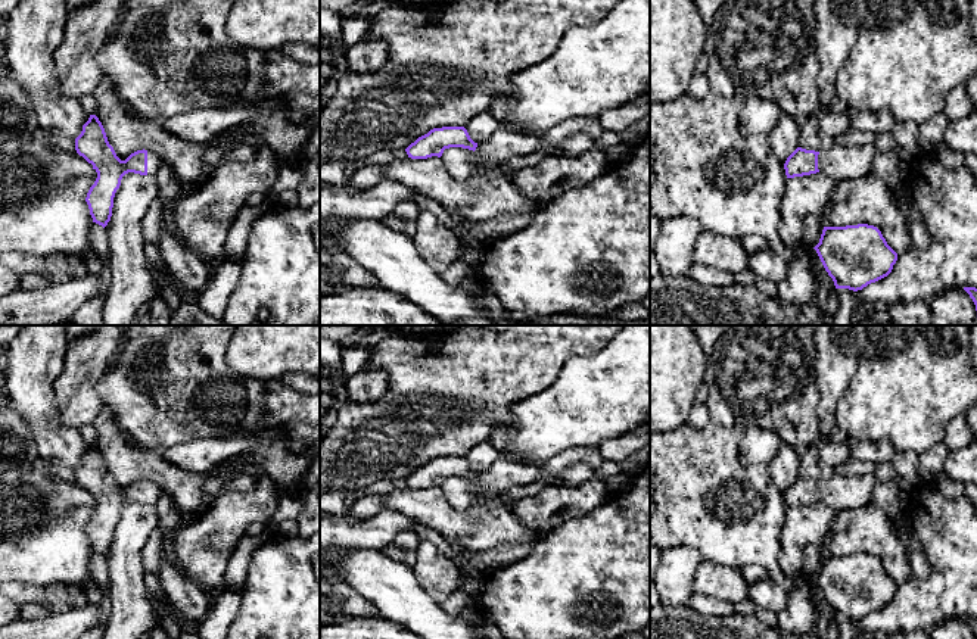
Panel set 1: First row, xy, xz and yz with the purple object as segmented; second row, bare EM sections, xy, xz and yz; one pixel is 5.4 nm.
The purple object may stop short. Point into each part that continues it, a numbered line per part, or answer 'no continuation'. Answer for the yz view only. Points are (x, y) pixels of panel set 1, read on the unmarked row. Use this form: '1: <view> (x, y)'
1: yz (840, 492)

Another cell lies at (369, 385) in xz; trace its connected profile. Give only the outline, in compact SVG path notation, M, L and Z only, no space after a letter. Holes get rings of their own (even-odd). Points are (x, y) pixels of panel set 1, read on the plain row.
M364 368L346 377L349 402L367 403L377 400L388 389L389 374L382 368Z

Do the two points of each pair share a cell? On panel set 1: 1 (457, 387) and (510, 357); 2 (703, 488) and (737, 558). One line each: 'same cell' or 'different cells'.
1: same cell
2: same cell

